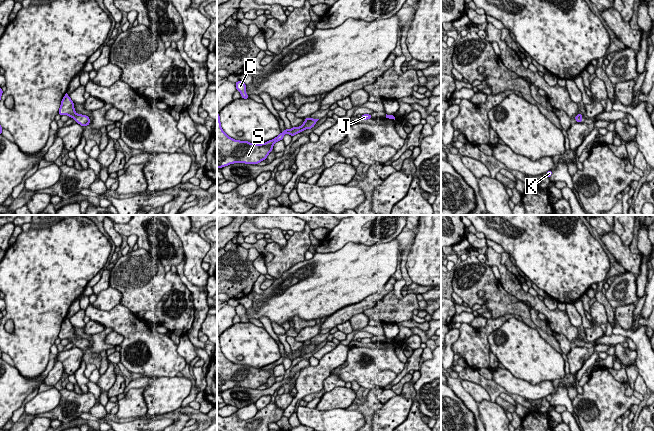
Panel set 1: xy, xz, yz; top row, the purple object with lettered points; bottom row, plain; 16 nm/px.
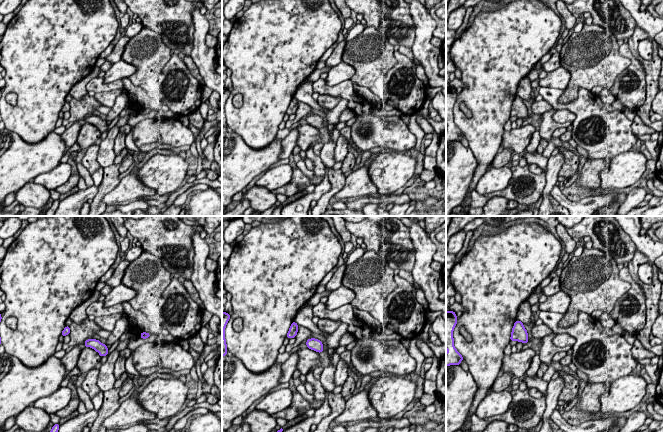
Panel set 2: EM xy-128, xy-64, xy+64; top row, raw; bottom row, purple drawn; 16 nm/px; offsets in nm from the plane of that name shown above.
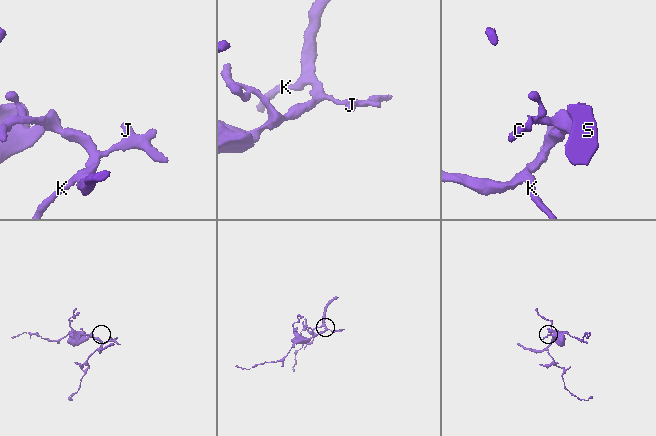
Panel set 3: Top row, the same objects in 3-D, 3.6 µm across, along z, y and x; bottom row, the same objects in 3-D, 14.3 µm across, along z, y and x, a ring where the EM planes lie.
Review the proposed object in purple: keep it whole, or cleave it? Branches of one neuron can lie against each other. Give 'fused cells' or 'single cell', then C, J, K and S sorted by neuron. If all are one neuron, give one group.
single cell | C J K S

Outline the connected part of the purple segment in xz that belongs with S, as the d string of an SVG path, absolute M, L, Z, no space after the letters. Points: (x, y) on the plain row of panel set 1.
M217 336L217 392L238 386L257 389L268 381L277 365L283 364L285 357L293 361L301 355L313 352L318 344L311 341L305 342L300 351L292 351L290 354L285 352L274 363L265 367L254 368L229 361L221 351L220 340Z

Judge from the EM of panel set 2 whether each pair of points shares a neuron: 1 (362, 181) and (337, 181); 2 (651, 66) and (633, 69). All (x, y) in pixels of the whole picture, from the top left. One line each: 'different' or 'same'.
1: different
2: different

